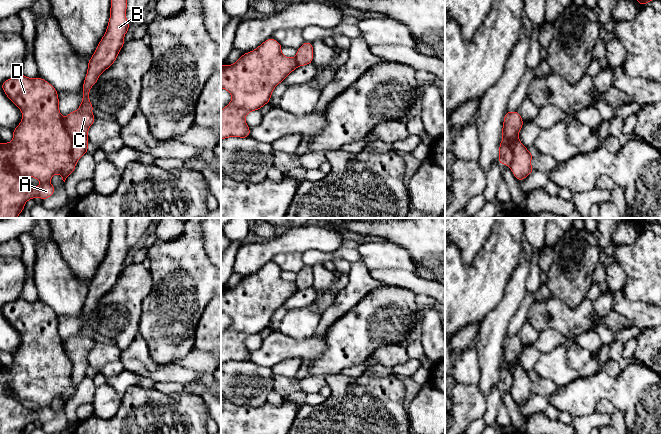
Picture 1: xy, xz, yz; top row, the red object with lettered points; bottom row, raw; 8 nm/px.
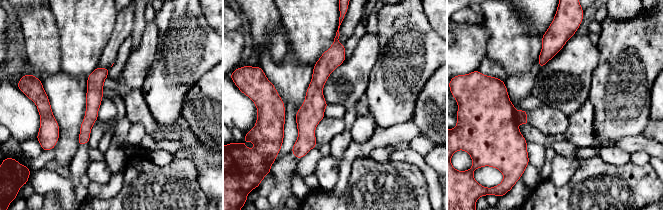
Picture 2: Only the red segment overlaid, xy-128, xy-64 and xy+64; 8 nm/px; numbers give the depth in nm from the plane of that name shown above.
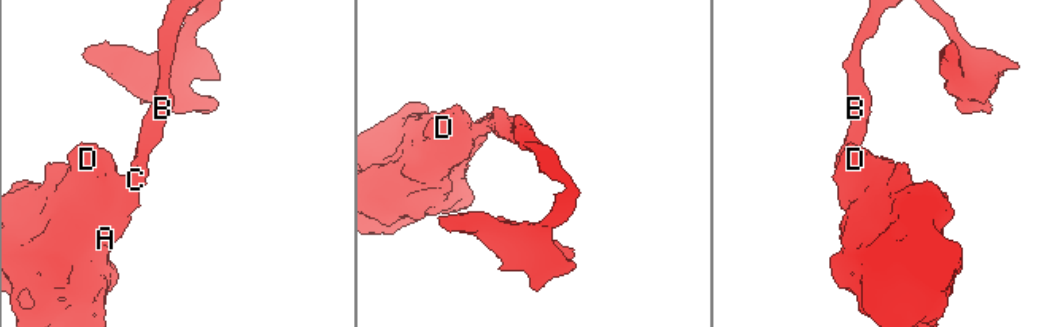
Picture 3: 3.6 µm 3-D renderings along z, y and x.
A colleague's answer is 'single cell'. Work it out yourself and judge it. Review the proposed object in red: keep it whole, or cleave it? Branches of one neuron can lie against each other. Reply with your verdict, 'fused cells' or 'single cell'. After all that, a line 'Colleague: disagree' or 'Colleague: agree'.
fused cells
Colleague: disagree

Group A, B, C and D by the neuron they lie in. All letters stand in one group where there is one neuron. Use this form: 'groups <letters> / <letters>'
groups A D / B C

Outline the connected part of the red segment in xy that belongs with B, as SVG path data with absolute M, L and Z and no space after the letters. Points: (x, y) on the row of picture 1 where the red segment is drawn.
M111 0L110 18L106 32L88 61L81 105L64 118L65 127L73 141L72 160L76 163L90 150L87 147L88 129L96 119L91 112L95 107L89 100L89 91L97 83L101 73L115 62L125 44L124 36L130 27L126 19L126 10L127 0Z

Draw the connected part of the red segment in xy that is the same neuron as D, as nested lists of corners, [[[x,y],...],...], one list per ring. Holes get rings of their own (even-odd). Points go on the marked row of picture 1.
[[[19,74],[15,77],[5,80],[2,83],[1,87],[4,93],[7,95],[8,99],[11,100],[17,106],[17,108],[19,108],[22,112],[22,121],[13,130],[12,141],[10,143],[0,142],[0,218],[17,218],[19,214],[23,210],[25,210],[24,205],[29,199],[34,199],[36,197],[39,197],[42,200],[45,200],[49,198],[56,191],[55,187],[53,187],[52,184],[50,183],[51,177],[55,174],[60,174],[62,176],[62,180],[65,182],[66,178],[70,174],[72,174],[73,171],[75,170],[76,162],[72,160],[73,141],[65,127],[64,119],[62,118],[62,115],[59,111],[59,98],[56,89],[50,83],[48,83],[46,80],[40,77],[28,78],[23,74]],[[24,176],[29,176],[38,179],[41,182],[41,185],[39,187],[33,187],[25,184],[22,181],[22,178]]]

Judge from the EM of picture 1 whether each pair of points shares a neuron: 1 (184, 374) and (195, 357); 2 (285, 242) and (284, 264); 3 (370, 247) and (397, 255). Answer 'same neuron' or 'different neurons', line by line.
1: different neurons
2: different neurons
3: same neuron

